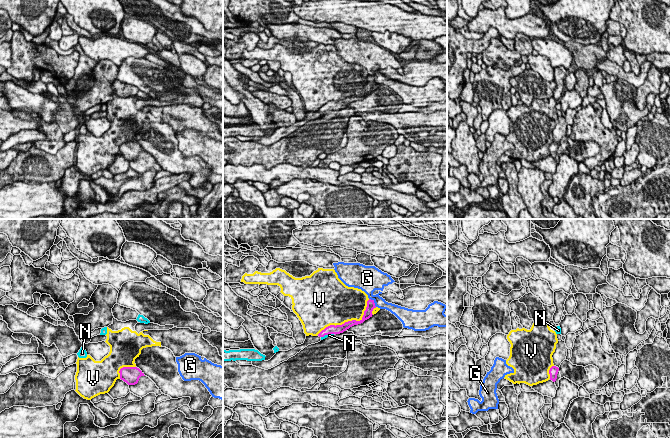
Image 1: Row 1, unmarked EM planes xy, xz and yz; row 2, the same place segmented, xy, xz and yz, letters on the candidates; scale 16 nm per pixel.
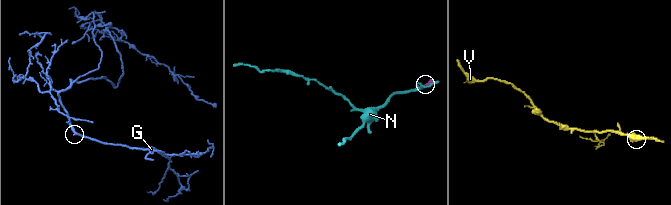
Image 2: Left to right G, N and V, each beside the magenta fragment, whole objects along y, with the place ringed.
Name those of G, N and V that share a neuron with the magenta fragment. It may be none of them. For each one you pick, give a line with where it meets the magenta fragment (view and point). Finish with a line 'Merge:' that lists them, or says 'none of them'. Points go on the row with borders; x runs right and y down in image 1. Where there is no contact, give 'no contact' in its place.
N: meets magenta in xz at (327, 334)
Merge: N

